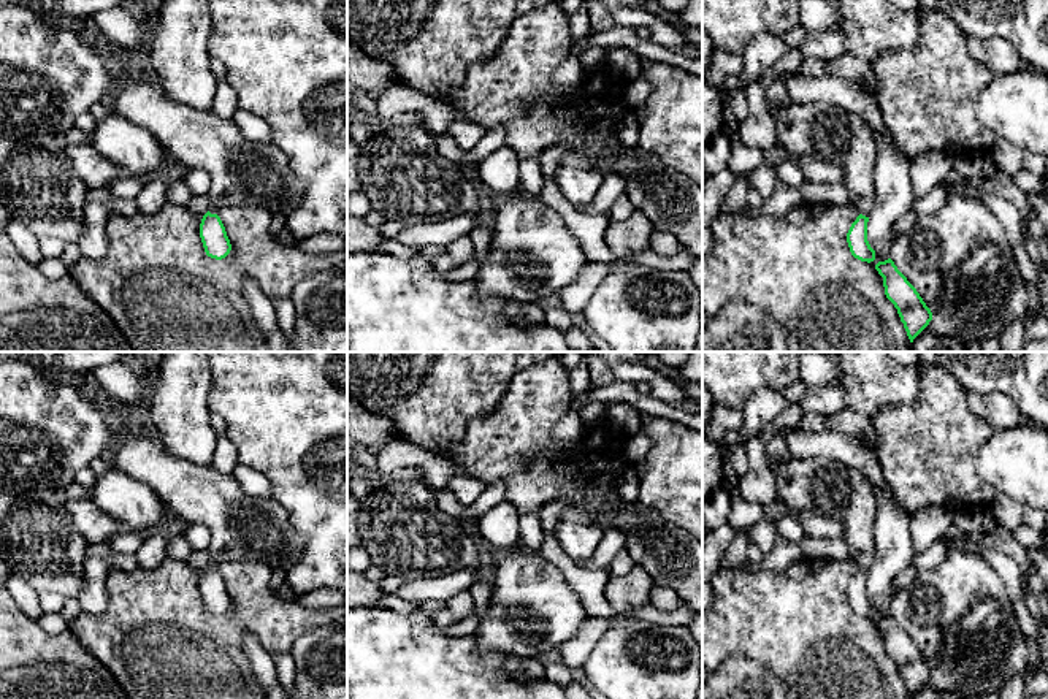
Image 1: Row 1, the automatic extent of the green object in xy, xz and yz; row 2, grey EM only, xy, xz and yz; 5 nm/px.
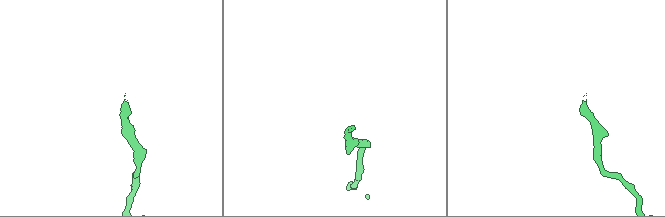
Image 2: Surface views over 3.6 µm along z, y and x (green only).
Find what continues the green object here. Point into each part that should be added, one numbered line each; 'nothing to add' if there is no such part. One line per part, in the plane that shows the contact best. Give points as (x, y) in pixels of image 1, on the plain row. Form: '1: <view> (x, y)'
1: yz (839, 492)

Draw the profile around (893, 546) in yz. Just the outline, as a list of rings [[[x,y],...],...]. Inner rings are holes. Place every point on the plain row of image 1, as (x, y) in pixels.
[[[889,487],[875,488],[875,501],[875,556],[867,577],[867,596],[875,605],[875,615],[869,620],[878,629],[875,620],[891,613],[894,577],[912,563],[913,545],[910,512],[897,501],[894,491]]]

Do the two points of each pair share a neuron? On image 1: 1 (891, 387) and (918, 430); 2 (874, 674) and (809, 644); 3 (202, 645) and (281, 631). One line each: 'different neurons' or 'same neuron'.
1: different neurons
2: same neuron
3: same neuron

